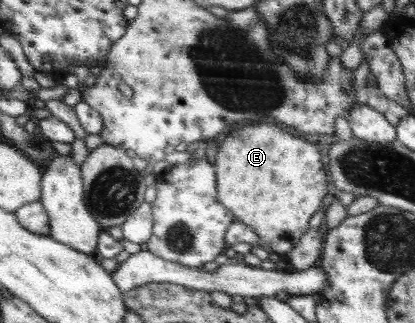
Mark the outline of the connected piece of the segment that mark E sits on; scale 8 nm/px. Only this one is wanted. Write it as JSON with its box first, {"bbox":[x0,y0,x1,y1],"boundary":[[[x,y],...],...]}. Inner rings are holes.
{"bbox":[215,123,327,256],"boundary":[[[273,123],[244,125],[226,132],[217,151],[215,171],[219,171],[219,199],[231,207],[239,221],[257,232],[263,244],[271,246],[273,253],[282,256],[294,250],[297,241],[302,240],[301,235],[307,233],[309,219],[317,213],[323,197],[327,195],[327,177],[315,140],[310,141],[303,135],[296,135]]]}

